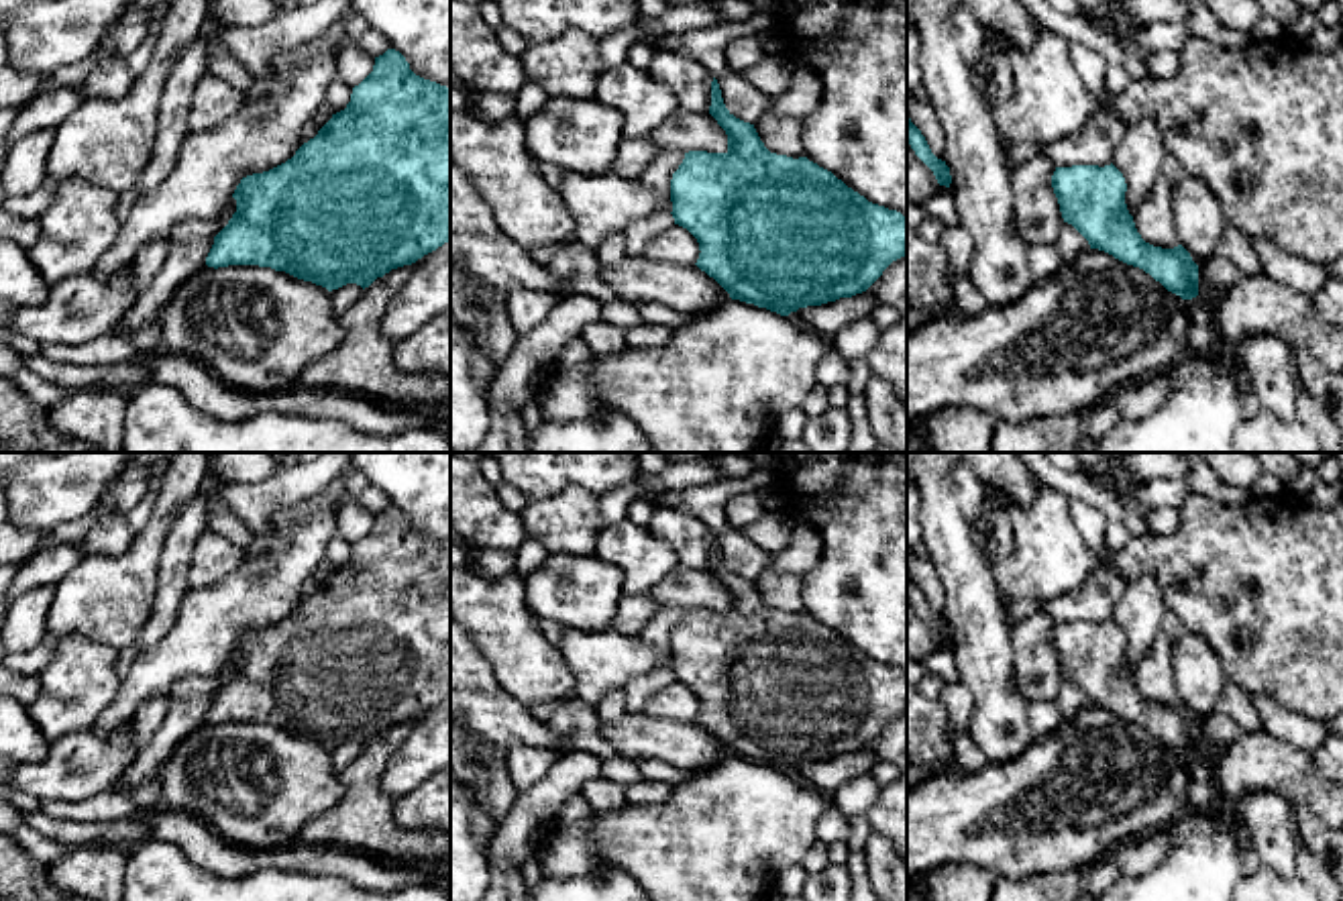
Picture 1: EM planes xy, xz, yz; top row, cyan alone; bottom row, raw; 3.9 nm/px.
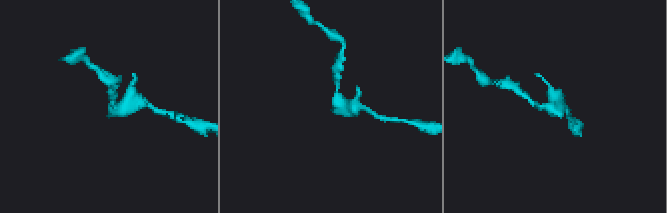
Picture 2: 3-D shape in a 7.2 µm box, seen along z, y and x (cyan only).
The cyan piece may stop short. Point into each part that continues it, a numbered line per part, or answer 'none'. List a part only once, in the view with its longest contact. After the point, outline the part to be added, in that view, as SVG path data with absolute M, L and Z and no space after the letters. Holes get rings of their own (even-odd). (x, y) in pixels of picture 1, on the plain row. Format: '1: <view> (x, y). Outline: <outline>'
1: yz (1256, 761). Outline: M1266 730L1239 732L1225 748L1198 742L1198 752L1213 766L1213 783L1223 809L1235 809L1253 793L1274 793L1292 807L1306 805L1329 828L1343 828L1343 785L1321 775L1310 752L1300 750Z

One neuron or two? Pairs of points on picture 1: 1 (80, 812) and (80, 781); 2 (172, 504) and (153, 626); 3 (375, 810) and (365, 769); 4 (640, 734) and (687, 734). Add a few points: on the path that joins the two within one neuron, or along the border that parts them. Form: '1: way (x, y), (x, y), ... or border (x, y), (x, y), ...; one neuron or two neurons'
1: border (109, 789), (80, 800), (41, 802); two neurons
2: border (196, 494), (186, 502), (166, 537), (155, 579); two neurons
3: way (365, 800), (365, 779); one neuron
4: way (653, 734), (675, 734); one neuron

